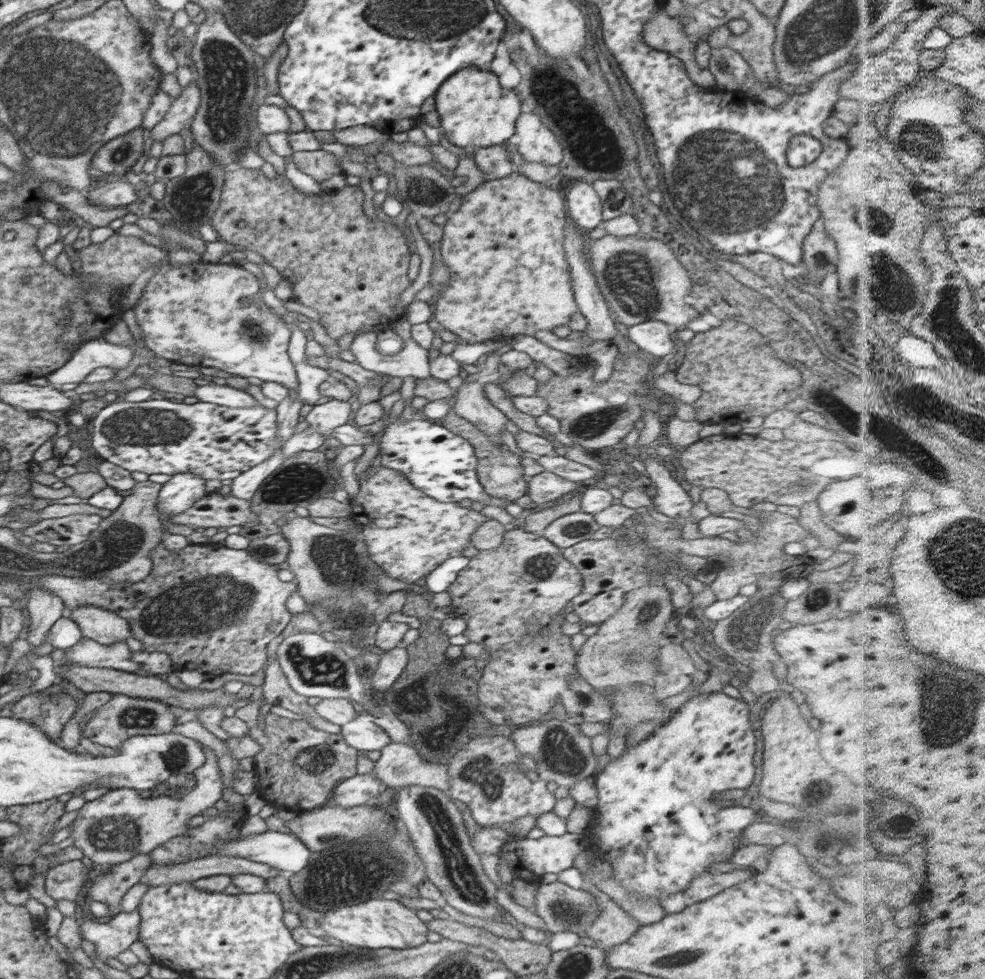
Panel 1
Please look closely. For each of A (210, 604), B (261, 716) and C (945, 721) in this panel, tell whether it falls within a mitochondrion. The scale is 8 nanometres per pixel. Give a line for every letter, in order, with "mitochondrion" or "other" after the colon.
A: mitochondrion
B: other
C: mitochondrion

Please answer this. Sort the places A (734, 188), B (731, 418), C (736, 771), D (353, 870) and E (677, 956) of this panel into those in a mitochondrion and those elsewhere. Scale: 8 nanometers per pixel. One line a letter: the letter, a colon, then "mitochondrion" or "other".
A: mitochondrion
B: other
C: other
D: mitochondrion
E: mitochondrion

